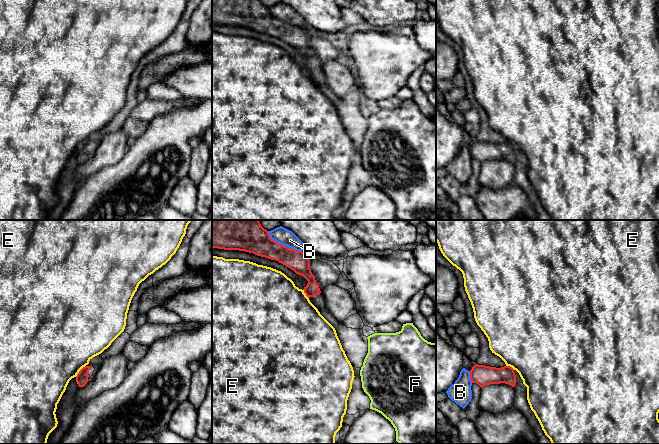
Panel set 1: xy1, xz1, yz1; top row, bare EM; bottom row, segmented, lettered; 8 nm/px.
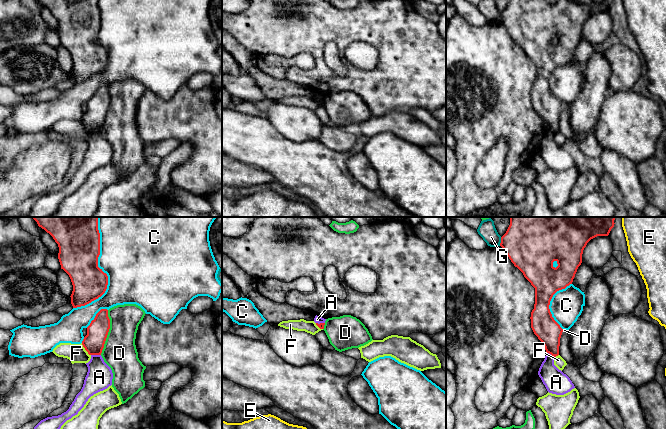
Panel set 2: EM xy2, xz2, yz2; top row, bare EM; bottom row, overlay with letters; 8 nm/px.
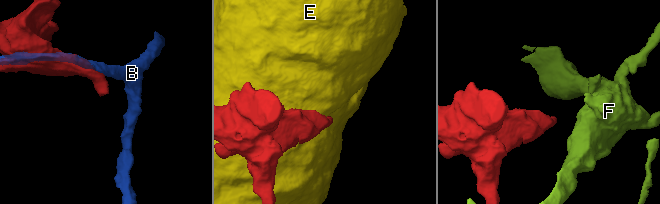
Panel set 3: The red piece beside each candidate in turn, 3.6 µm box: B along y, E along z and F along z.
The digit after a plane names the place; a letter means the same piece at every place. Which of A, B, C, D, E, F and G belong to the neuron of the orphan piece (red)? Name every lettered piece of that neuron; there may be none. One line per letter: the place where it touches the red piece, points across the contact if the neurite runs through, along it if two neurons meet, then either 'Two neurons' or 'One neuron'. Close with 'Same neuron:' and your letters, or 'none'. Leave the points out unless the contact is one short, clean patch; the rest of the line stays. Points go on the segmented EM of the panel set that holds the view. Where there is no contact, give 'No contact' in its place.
A: Touches red at xy2 (96, 354). Boundary: xy2 (91, 354), (100, 355). Two neurons
B: Touches red at xz1 (283, 245). Two neurons
C: Touches red at xy2 (101, 270). Two neurons
D: Touches red at xy2 (108, 331). Two neurons
E: Touches red at xy1 (79, 371). Two neurons
F: Touches red at xy2 (85, 349). Boundary: xy2 (81, 343), (90, 355). Two neurons
G: Touches red at yz2 (501, 241). Boundary: yz2 (501, 237), (499, 245). Two neurons
Same neuron: none

